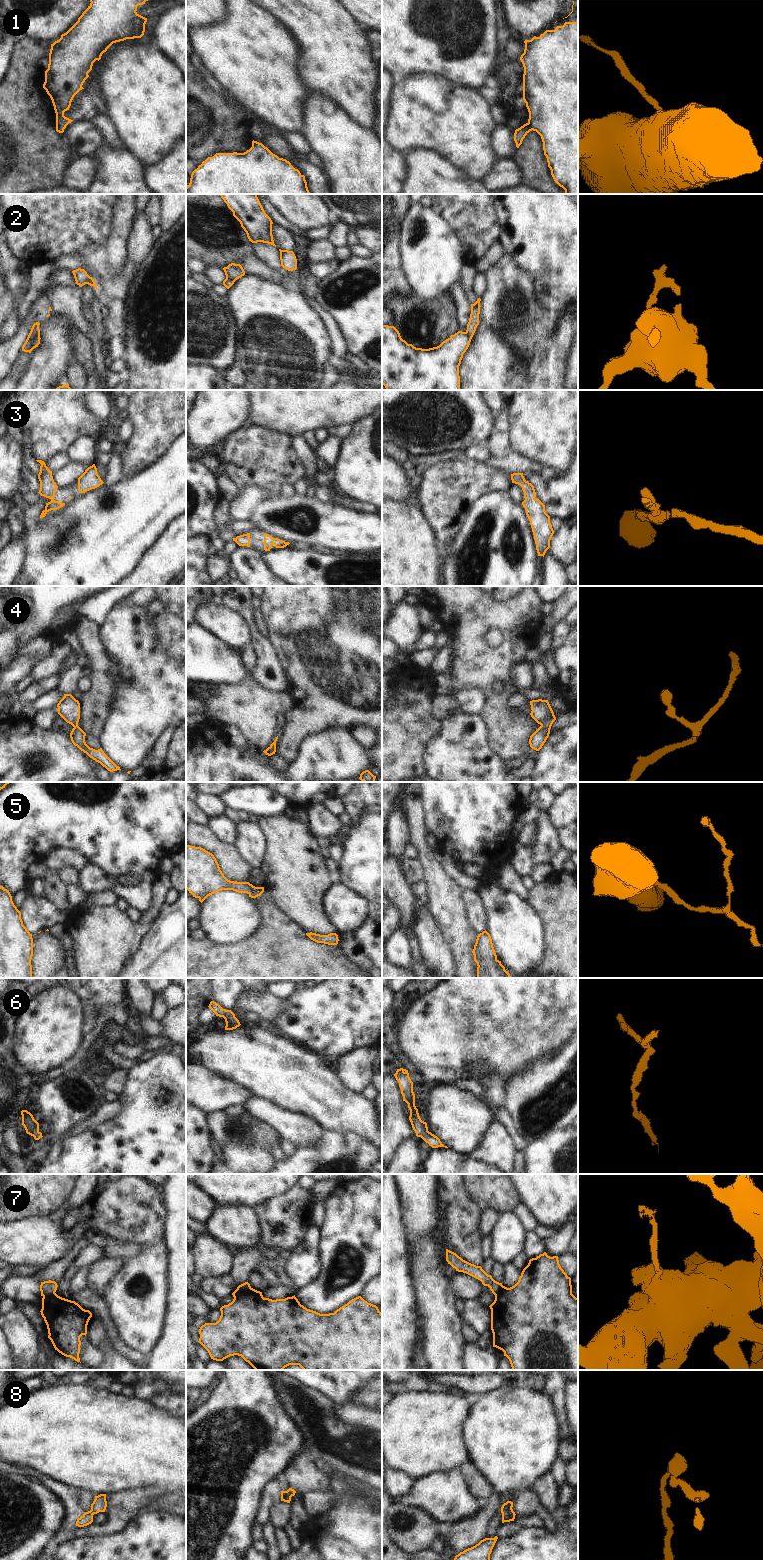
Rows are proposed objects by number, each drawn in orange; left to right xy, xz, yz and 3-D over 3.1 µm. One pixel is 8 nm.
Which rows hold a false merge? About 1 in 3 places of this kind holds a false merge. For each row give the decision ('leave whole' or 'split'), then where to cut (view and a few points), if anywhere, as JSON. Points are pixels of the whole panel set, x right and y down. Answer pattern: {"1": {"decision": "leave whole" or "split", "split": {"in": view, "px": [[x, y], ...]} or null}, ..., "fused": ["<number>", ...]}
{"1": {"decision": "leave whole", "split": null}, "2": {"decision": "split", "split": {"in": "xy", "px": [[39, 333], [32, 340], [32, 348]]}}, "3": {"decision": "leave whole", "split": null}, "4": {"decision": "leave whole", "split": null}, "5": {"decision": "leave whole", "split": null}, "6": {"decision": "leave whole", "split": null}, "7": {"decision": "split", "split": {"in": "xz", "px": [[250, 1286], [244, 1289], [237, 1289]]}}, "8": {"decision": "leave whole", "split": null}, "fused": ["2", "7"]}

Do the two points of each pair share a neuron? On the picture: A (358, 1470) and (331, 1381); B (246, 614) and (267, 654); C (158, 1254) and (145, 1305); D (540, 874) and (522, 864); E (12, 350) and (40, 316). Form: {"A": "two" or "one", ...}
{"A": "two", "B": "one", "C": "one", "D": "two", "E": "one"}

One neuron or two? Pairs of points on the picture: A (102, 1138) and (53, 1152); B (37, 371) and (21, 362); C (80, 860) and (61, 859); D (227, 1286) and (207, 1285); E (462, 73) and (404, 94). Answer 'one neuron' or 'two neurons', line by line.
A: two neurons
B: two neurons
C: one neuron
D: one neuron
E: two neurons

